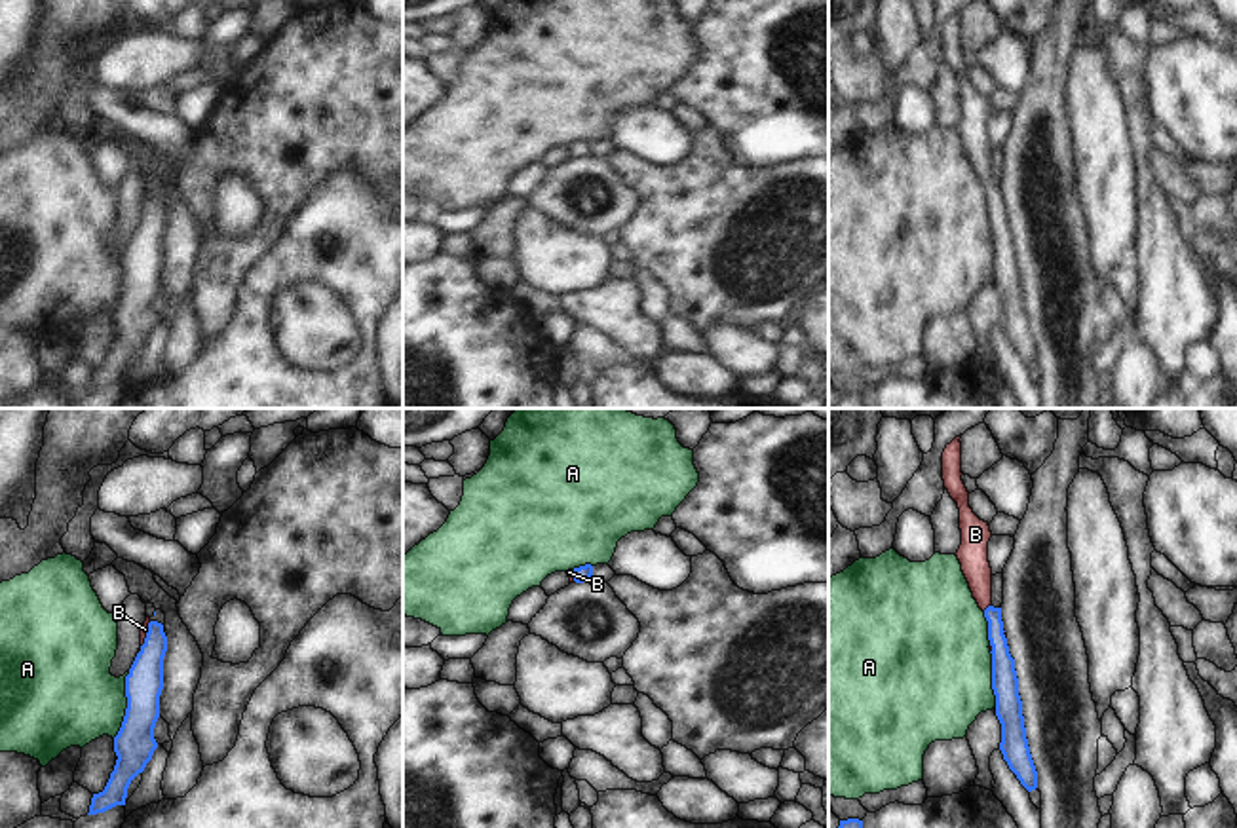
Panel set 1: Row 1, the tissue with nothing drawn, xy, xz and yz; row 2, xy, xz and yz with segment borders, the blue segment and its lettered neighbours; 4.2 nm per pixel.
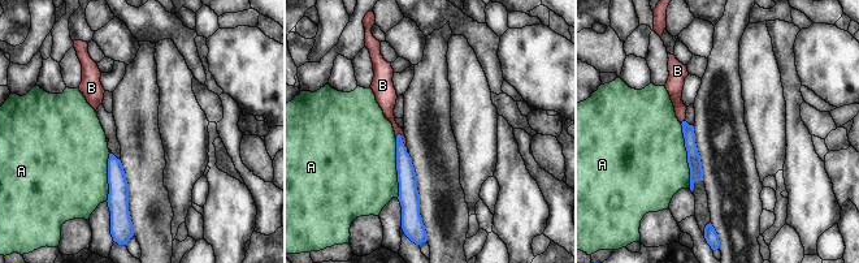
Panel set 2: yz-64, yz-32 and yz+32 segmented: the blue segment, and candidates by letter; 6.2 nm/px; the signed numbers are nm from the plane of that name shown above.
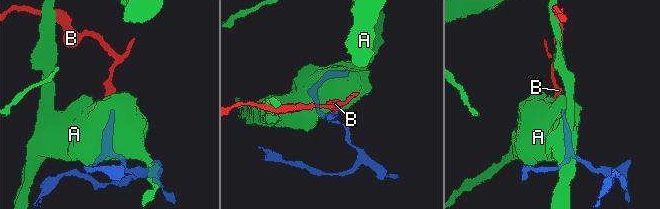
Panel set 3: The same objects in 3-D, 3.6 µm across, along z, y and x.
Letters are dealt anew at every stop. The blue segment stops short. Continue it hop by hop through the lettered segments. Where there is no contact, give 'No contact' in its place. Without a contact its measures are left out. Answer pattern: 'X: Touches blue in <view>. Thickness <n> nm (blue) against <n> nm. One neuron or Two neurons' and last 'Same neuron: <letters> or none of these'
A: Touches blue in xy. Thickness 170 nm (blue) against 400 nm. Two neurons
B: Touches blue in yz. Thickness 100 nm (blue) against 130 nm. One neuron
Same neuron: B.

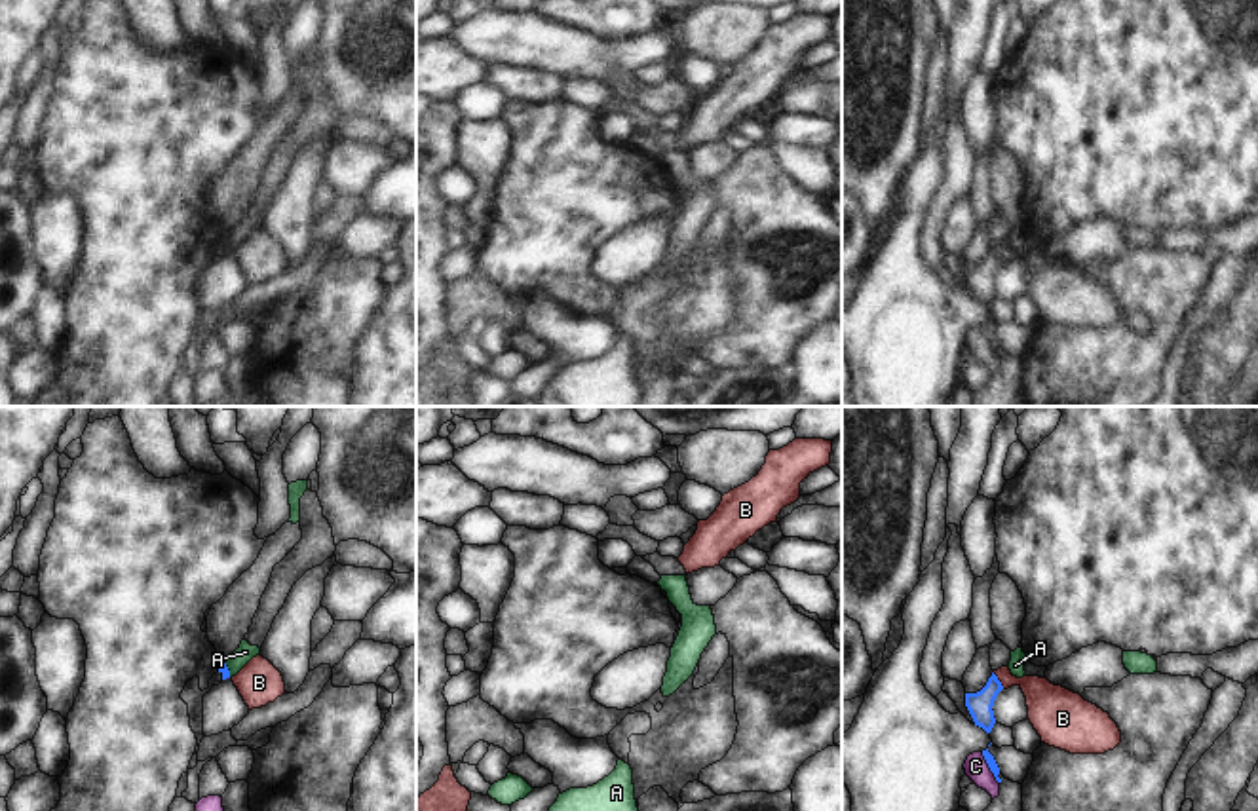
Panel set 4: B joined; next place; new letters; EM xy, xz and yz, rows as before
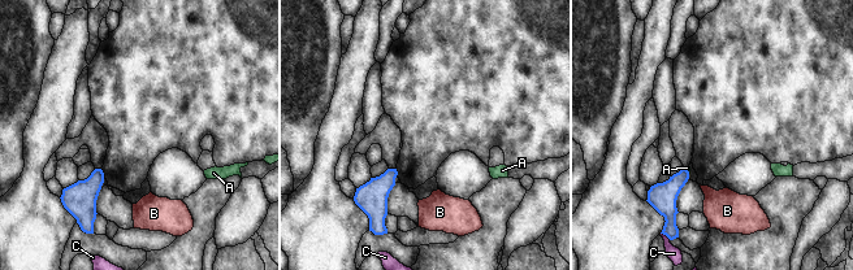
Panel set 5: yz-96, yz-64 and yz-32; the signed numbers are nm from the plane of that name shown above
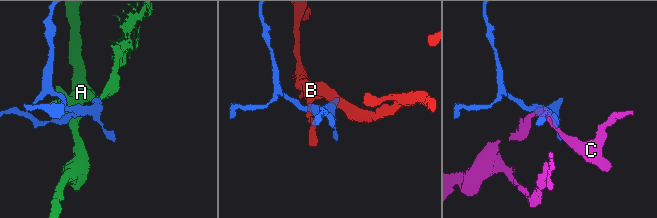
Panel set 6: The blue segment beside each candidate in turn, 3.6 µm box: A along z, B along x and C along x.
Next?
A: Touches blue in xy. Thickness 40 nm (blue) against 80 nm. Two neurons
B: Touches blue in yz. Thickness 110 nm (blue) against 190 nm. Two neurons
C: Touches blue in yz. Thickness 40 nm (blue) against 100 nm. Two neurons
Same neuron: none of these.

